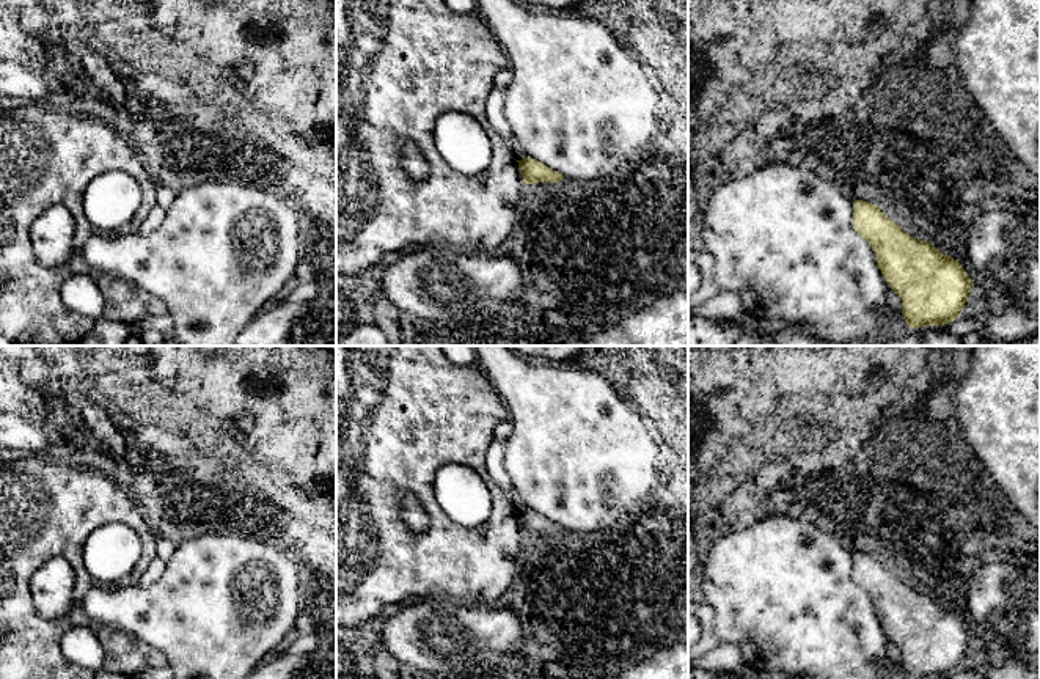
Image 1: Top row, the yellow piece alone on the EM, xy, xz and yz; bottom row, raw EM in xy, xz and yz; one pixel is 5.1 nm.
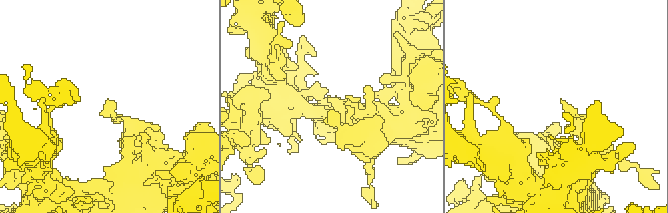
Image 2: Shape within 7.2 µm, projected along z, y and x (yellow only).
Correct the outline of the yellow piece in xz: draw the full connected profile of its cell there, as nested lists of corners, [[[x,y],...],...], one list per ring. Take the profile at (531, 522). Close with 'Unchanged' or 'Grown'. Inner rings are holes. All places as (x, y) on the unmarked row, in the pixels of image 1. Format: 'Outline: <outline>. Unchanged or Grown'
Outline: [[[529,508],[517,514],[525,536],[558,534],[564,530],[561,525],[548,520]]]. Unchanged

